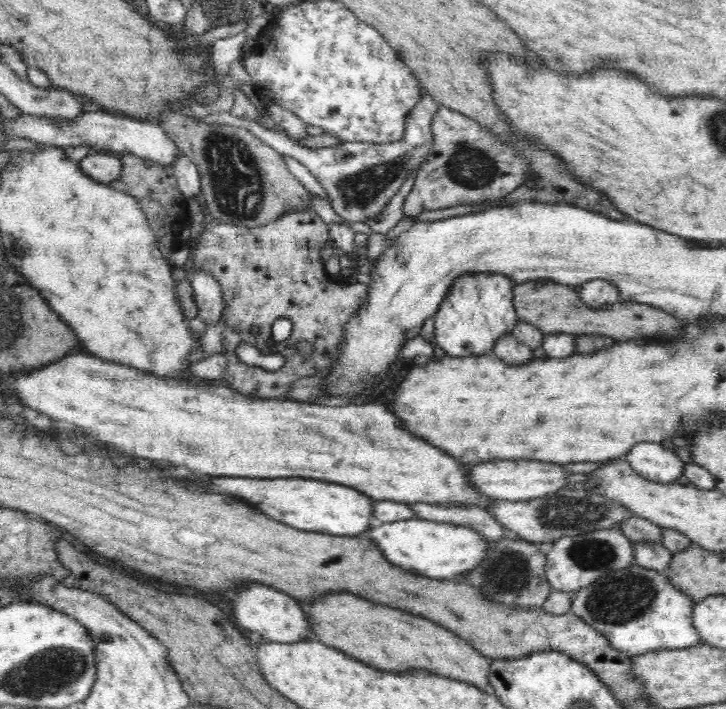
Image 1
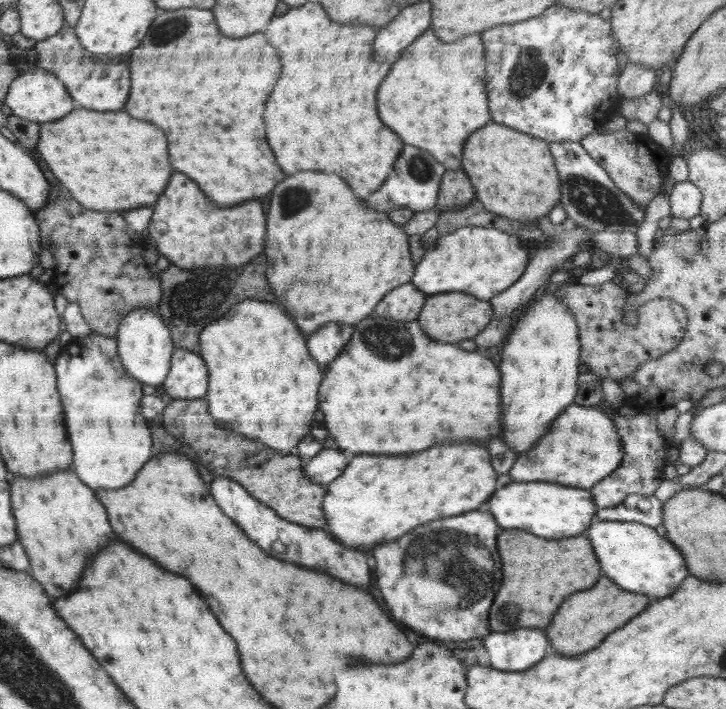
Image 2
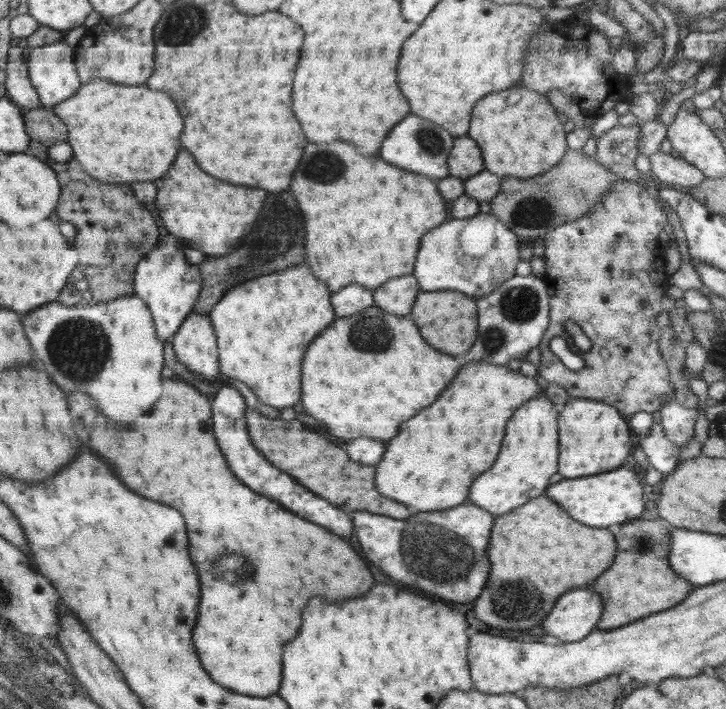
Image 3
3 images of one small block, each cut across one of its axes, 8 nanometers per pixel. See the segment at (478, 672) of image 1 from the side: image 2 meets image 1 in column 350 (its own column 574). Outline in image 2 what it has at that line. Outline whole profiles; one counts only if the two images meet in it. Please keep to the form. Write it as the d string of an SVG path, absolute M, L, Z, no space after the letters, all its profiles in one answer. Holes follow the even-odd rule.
M601 576L594 588L572 594L564 604L560 604L558 612L554 614L552 624L546 630L550 651L570 657L580 656L601 644L611 632L638 616L651 601L652 599L646 595L624 591L612 583L612 580ZM604 588L606 588L606 600L604 600ZM588 610L590 610L590 618L588 618Z

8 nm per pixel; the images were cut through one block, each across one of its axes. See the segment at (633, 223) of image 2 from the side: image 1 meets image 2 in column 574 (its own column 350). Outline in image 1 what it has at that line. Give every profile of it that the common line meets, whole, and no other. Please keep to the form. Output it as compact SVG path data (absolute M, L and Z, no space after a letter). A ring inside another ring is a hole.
M422 88L421 94L422 98L418 101L418 105L410 112L410 116L405 118L406 128L404 128L404 134L400 140L386 144L343 141L332 147L314 150L294 142L286 136L284 131L268 130L260 123L233 116L228 112L212 113L206 118L197 117L194 111L188 107L180 109L179 112L194 120L206 122L206 124L228 124L252 131L252 134L271 146L276 152L290 156L304 165L324 187L334 212L339 214L343 220L366 223L388 206L388 202L400 190L408 174L419 174L421 166L424 166L424 162L428 160L433 139L430 126L432 126L432 117L438 112L440 105L438 101L428 95L426 89Z

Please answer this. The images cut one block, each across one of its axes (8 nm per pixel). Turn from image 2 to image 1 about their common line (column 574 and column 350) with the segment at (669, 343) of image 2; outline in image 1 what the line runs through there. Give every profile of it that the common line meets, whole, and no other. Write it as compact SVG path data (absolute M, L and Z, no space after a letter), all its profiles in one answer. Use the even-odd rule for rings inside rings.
M310 208L305 211L286 211L280 218L254 228L224 224L213 219L204 225L203 232L193 242L195 256L192 260L194 264L192 270L211 274L222 289L221 324L225 331L221 336L222 348L224 348L221 355L226 358L227 365L221 377L224 384L232 386L240 394L257 399L286 399L286 394L294 382L302 377L328 372L333 368L334 360L338 360L338 350L344 338L346 324L350 322L350 318L354 318L360 306L366 304L370 287L366 283L341 284L326 271L320 251L326 246L329 233L329 225ZM278 318L291 320L293 329L288 338L269 347L266 341L272 336L272 324ZM252 326L258 328L256 334L250 331ZM298 340L312 343L314 350L308 358L298 353L296 349ZM245 350L263 356L281 354L285 358L285 363L278 372L265 371L257 366L257 362L256 366L249 366L242 357Z

